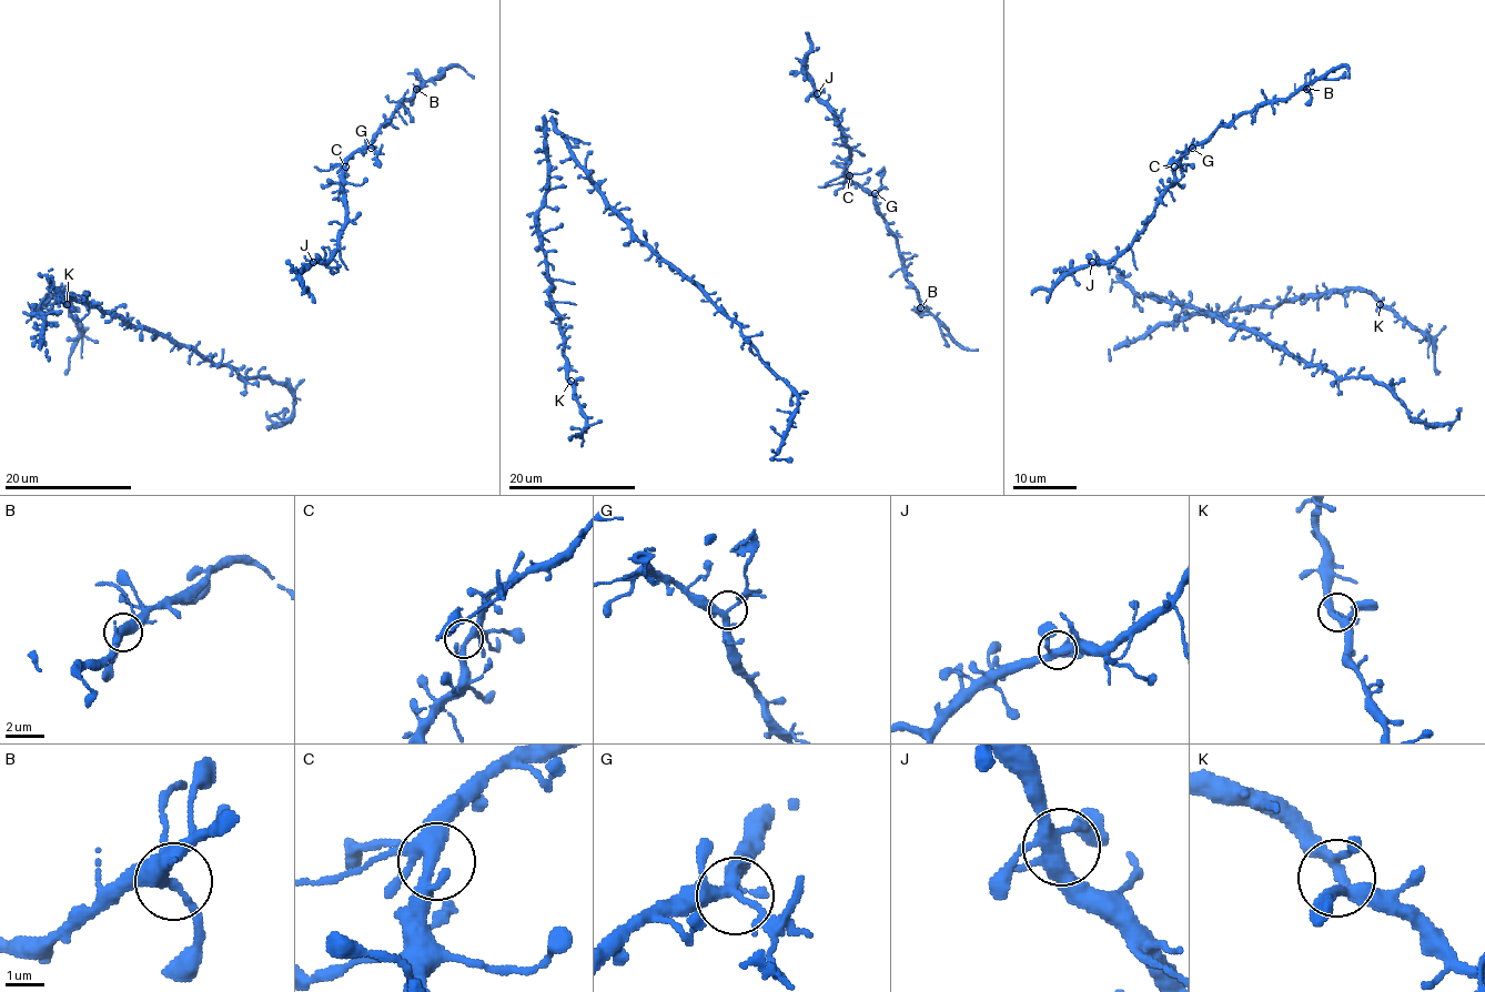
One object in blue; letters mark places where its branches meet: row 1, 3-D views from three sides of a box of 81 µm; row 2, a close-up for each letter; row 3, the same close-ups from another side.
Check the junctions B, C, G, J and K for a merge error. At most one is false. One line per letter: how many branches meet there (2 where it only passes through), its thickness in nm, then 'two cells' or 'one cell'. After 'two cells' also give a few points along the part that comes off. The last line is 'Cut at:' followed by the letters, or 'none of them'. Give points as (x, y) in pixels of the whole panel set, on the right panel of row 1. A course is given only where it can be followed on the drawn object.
B: 4 branches meet; 320 nm thick; one cell
C: 5 branches meet; 300 nm thick; one cell
G: 5 branches meet; 240 nm thick; two cells; foreign part runs (1192, 148), (1165, 166)
J: 5 branches meet; 360 nm thick; one cell
K: 4 branches meet; 280 nm thick; one cell
Cut at: G

